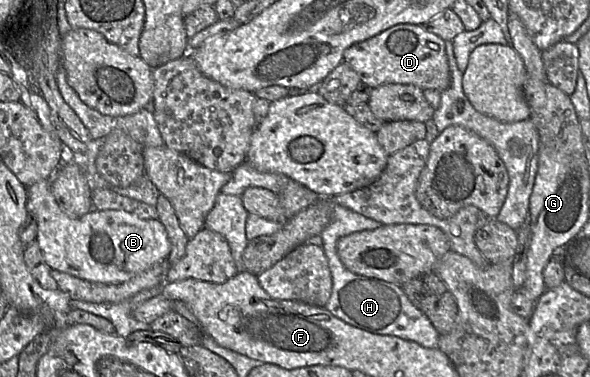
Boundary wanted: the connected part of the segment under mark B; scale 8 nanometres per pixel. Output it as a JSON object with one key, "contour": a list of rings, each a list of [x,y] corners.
{"contour":[[[47,180],[28,186],[26,192],[26,208],[37,221],[36,241],[52,269],[90,282],[120,284],[170,253],[167,231],[158,219],[143,220],[122,210],[95,209],[80,218],[70,218],[59,208]]]}

